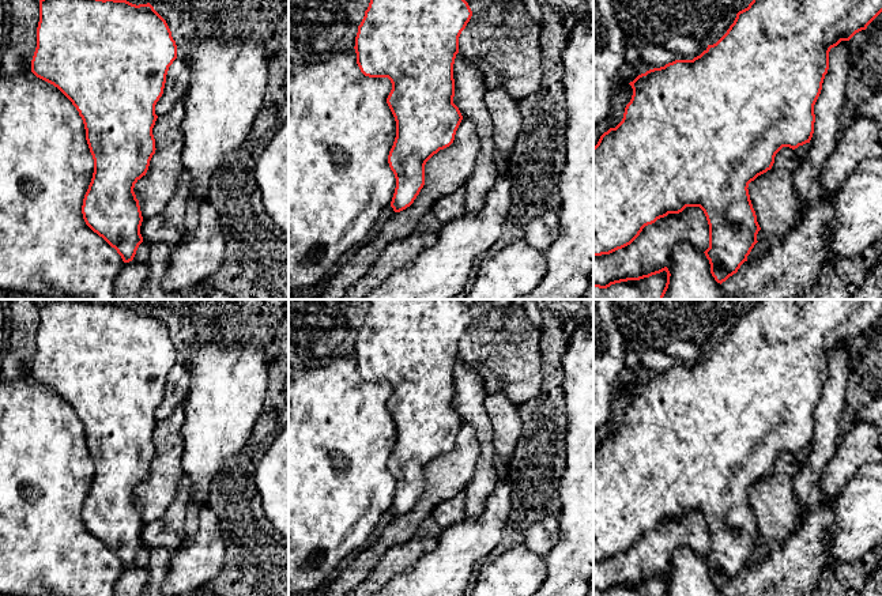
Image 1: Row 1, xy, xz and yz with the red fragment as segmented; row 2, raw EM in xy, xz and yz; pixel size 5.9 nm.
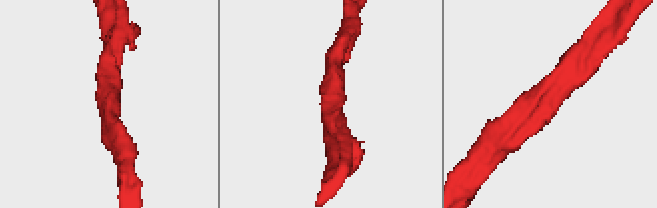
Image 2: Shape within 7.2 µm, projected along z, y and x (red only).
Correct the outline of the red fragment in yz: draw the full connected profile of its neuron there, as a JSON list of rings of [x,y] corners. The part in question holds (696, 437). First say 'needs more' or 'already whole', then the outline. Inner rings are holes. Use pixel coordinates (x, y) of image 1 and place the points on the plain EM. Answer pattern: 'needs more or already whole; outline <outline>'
already whole; outline [[[760,299],[747,313],[739,316],[727,337],[693,365],[675,365],[660,373],[638,380],[629,389],[633,393],[622,426],[604,437],[593,452],[593,561],[610,559],[630,550],[648,529],[668,518],[679,518],[686,512],[700,512],[709,529],[709,552],[704,557],[710,569],[710,578],[717,588],[725,586],[747,566],[761,535],[753,513],[749,489],[772,474],[776,459],[783,452],[792,454],[810,448],[814,438],[814,410],[821,399],[829,374],[829,357],[841,346],[849,346],[882,317],[882,299]]]

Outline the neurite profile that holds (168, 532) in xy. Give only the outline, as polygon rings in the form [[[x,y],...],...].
[[[184,476],[165,514],[154,521],[143,524],[140,539],[146,547],[150,550],[166,548],[170,554],[180,548],[185,536],[184,523],[189,497],[189,479]]]

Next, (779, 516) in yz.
[[[783,452],[772,474],[749,489],[757,527],[772,544],[785,544],[804,523],[794,487],[799,469],[795,454]]]

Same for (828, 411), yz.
[[[841,346],[829,357],[829,374],[814,410],[815,427],[811,452],[794,478],[796,498],[804,517],[819,506],[818,479],[838,442],[838,420],[845,408],[847,382],[852,371],[851,361],[849,346]]]

